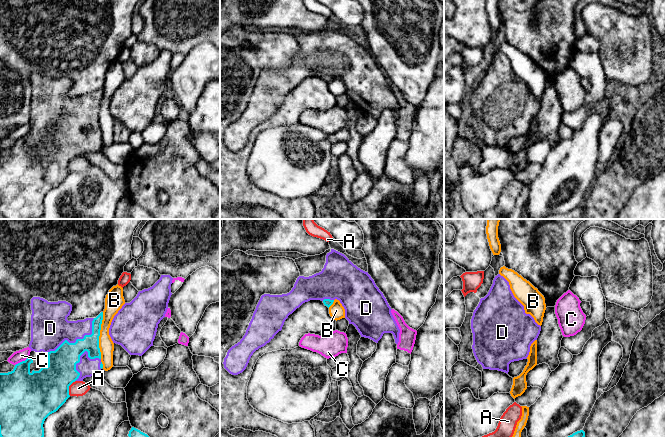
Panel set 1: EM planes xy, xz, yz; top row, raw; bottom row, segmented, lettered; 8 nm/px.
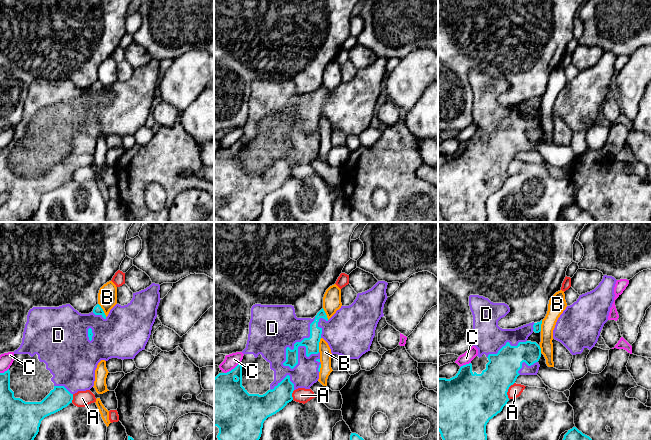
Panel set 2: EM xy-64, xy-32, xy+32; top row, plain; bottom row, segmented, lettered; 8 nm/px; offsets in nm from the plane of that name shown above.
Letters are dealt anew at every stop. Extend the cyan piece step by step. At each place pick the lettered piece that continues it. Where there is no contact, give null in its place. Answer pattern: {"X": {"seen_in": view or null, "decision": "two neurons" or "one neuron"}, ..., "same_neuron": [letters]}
{"A": {"seen_in": "xy", "decision": "two neurons"}, "B": {"seen_in": "xy", "decision": "two neurons"}, "C": {"seen_in": "xy", "decision": "two neurons"}, "D": {"seen_in": "xy", "decision": "one neuron"}, "same_neuron": ["D"]}

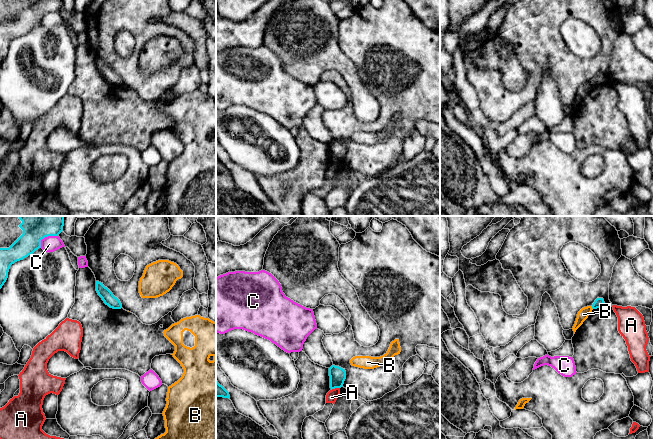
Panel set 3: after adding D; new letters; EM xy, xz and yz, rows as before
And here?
{"A": {"seen_in": "xz", "decision": "two neurons"}, "B": {"seen_in": "yz", "decision": "two neurons"}, "C": {"seen_in": "xy", "decision": "two neurons"}, "same_neuron": []}

